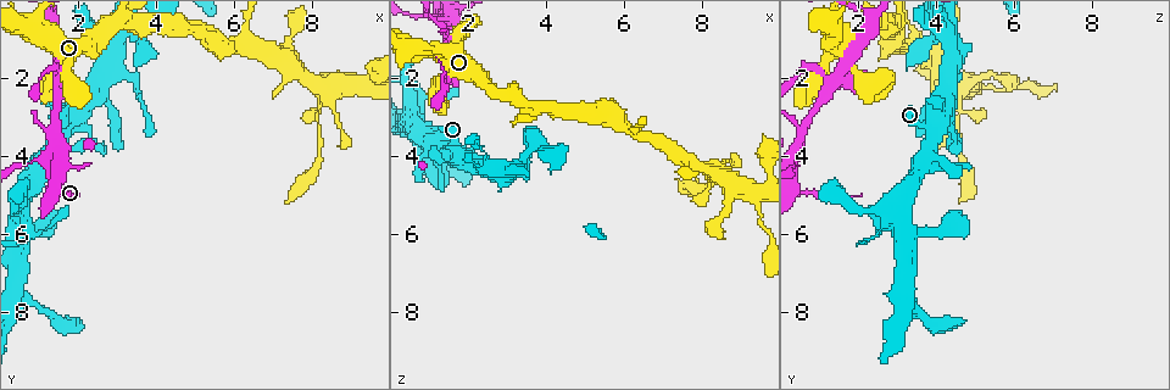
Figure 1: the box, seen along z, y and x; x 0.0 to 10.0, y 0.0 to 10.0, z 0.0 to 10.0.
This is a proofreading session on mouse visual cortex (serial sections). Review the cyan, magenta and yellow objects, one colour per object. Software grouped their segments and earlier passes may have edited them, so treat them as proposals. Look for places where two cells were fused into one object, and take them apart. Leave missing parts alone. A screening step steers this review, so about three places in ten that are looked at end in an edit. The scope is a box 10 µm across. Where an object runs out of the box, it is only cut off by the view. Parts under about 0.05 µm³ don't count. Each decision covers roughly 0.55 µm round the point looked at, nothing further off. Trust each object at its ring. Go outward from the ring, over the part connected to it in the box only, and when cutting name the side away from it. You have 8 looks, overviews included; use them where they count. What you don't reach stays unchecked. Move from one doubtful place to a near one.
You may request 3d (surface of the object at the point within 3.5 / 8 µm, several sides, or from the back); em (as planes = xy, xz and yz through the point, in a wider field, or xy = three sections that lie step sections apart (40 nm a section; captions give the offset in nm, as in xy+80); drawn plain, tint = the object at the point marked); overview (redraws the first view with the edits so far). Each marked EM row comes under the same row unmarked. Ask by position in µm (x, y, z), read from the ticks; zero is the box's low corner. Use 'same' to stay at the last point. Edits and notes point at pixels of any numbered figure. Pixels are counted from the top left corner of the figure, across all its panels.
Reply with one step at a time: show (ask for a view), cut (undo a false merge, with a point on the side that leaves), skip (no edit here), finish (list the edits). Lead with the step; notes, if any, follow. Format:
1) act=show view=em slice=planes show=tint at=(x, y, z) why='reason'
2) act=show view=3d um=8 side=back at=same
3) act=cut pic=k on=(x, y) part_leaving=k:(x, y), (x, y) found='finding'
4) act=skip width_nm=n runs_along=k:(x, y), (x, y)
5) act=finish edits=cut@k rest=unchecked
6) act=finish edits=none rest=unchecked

act=show view=3d um=8 at=(1.55, 2.35, 1.15) why='abrupt turn'

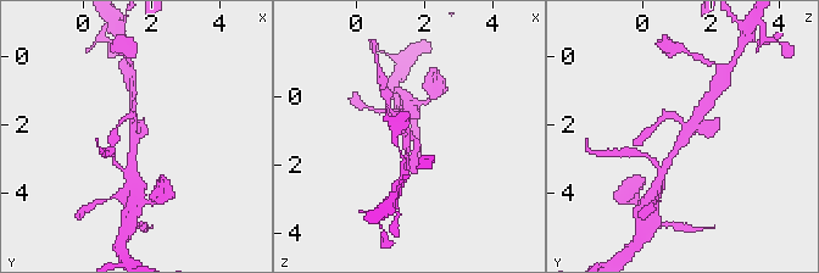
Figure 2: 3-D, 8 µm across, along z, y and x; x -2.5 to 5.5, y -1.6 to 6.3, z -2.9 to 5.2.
act=show view=em slice=xy step=1 show=tint at=same arms=4 arm_widths_nm=150,200,250,250 why='now the EM'

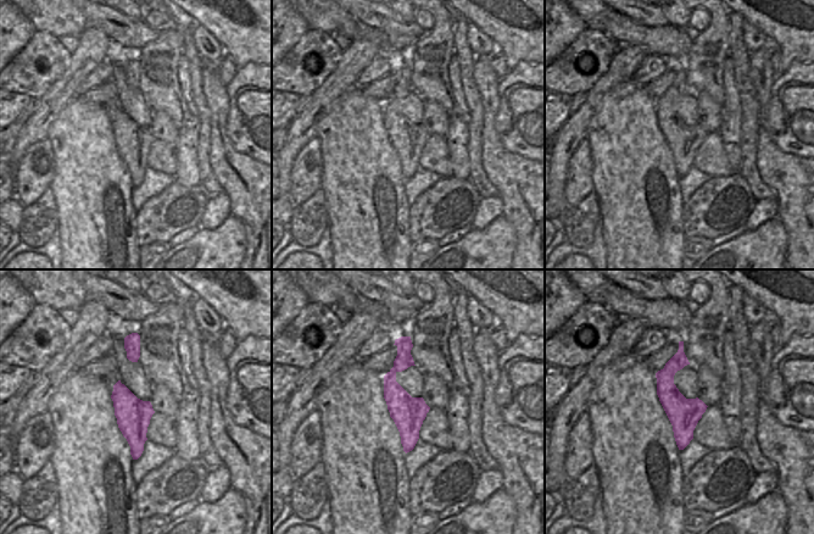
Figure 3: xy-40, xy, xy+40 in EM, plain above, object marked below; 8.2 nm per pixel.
act=skip runs_along=2:(666, 168), (681, 135), (705, 109) found='all the same cell'

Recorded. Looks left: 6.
act=show view=3d um=8 at=(1.50, 0.70, 2.25) why='three-way junction'

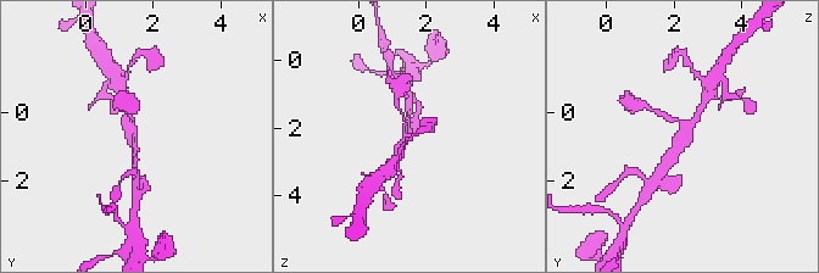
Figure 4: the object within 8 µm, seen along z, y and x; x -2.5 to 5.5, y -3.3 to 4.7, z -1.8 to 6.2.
act=show view=3d um=3.5 at=same

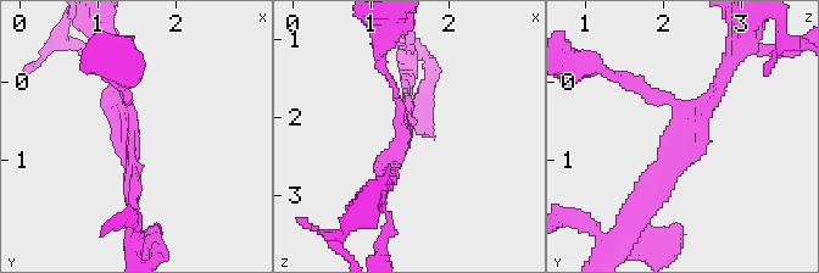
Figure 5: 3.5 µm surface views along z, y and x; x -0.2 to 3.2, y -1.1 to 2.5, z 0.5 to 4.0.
act=show view=em slice=xy step=1 show=tint at=(1.50, 0.65, 2.25) arms=3 arm_widths_nm=150,200,250

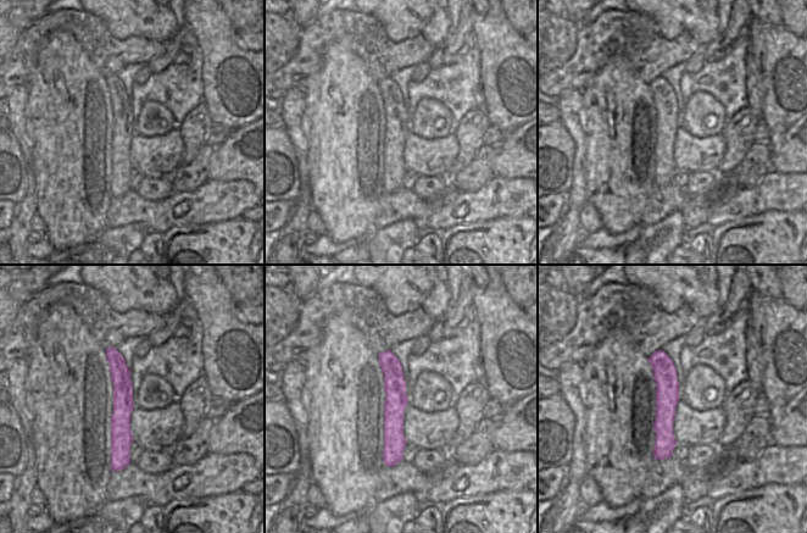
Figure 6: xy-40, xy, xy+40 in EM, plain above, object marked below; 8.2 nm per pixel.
act=skip runs_along=6:(111, 350), (121, 377), (120, 465) found='one cell here'

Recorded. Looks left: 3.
act=show view=3d um=3.5 at=(2.40, 0.70, 3.90) why='a narrow waist'

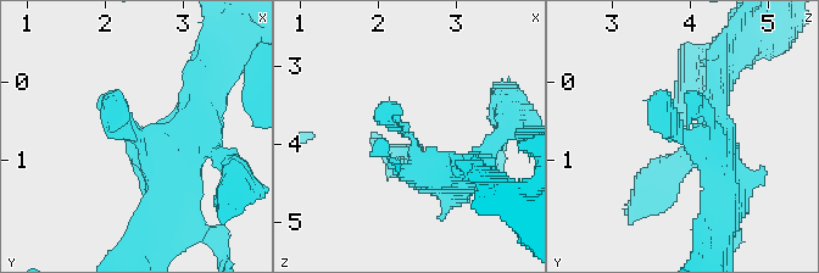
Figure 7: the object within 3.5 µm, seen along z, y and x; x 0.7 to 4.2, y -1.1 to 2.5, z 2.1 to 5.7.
act=show view=em slice=xy step=5 show=tint at=(2.40, 0.75, 3.85)

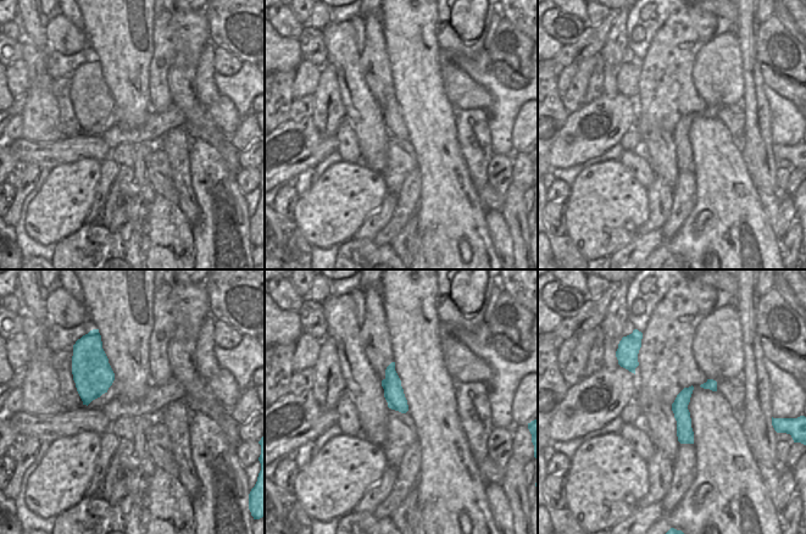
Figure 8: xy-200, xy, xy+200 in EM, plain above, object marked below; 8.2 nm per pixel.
act=skip width_nm=160 runs_along=8:(687, 390), (683, 428), (690, 440) found='one cell here'

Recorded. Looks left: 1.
act=finish edits=none rest=unchecked

